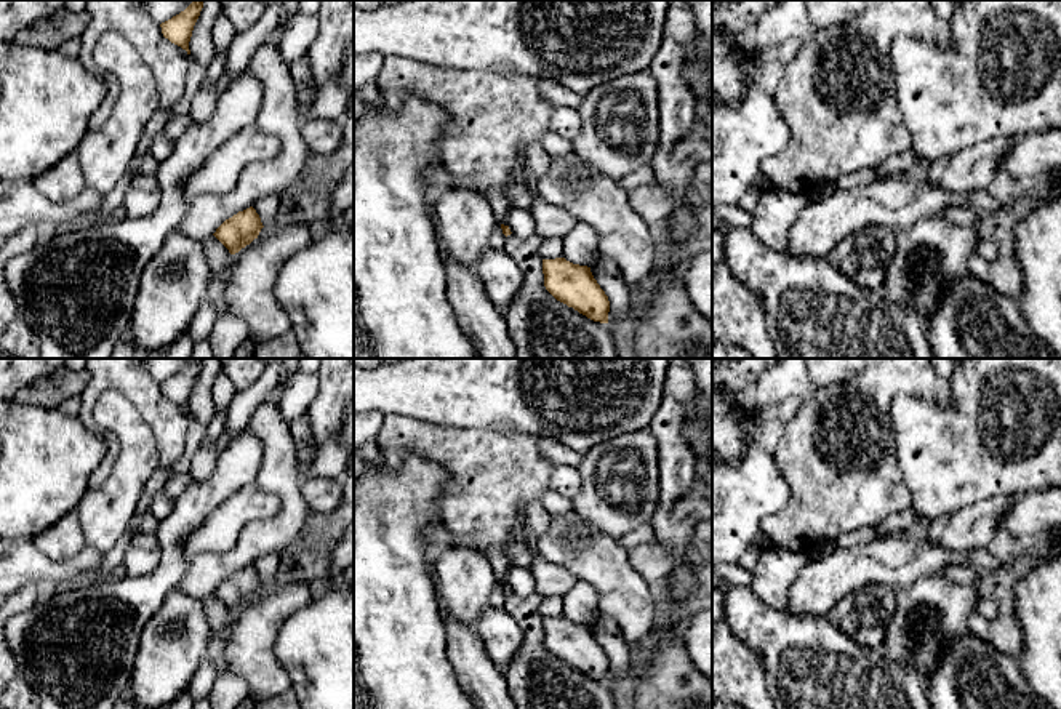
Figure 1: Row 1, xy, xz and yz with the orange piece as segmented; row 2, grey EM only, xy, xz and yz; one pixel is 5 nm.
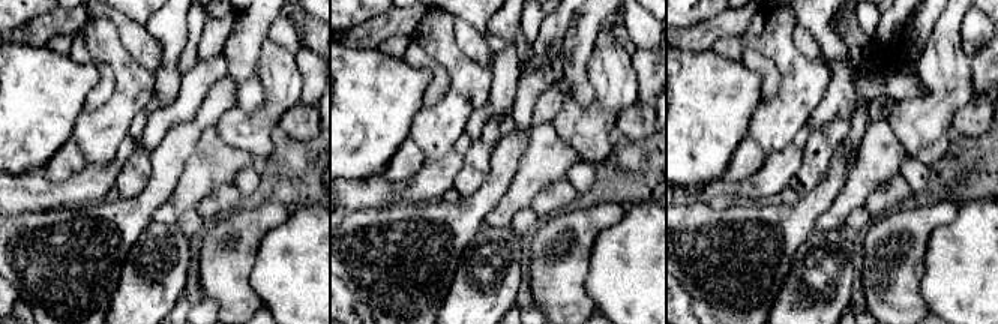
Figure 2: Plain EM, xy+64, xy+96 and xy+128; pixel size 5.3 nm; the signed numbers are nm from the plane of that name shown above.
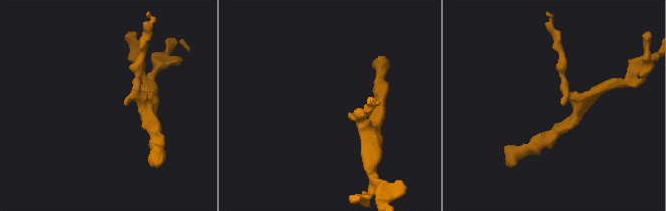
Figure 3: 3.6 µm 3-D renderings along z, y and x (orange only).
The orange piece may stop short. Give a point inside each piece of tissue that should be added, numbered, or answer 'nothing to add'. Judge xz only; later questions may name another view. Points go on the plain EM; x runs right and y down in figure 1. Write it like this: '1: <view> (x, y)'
nothing to add

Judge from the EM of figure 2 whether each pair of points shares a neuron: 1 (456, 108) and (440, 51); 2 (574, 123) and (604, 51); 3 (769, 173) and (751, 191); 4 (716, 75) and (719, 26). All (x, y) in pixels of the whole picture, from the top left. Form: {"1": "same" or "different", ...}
{"1": "same", "2": "same", "3": "same", "4": "different"}

